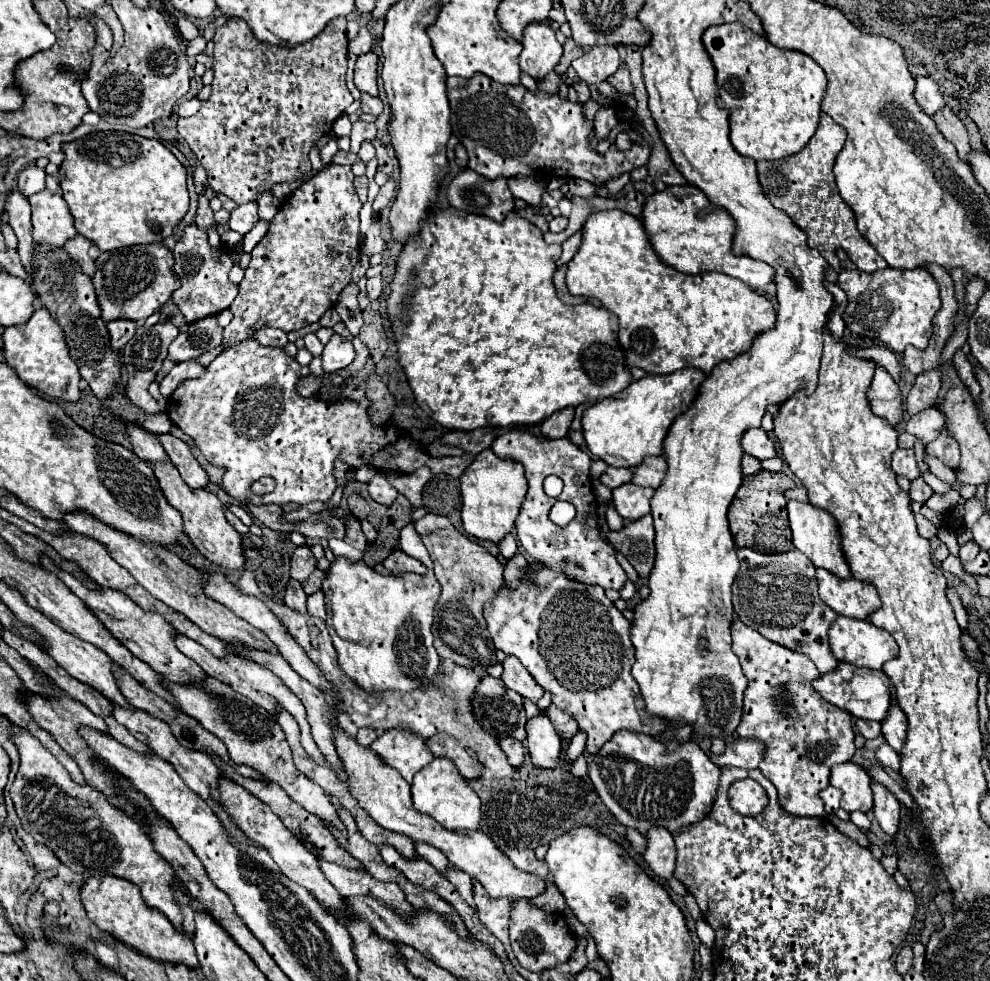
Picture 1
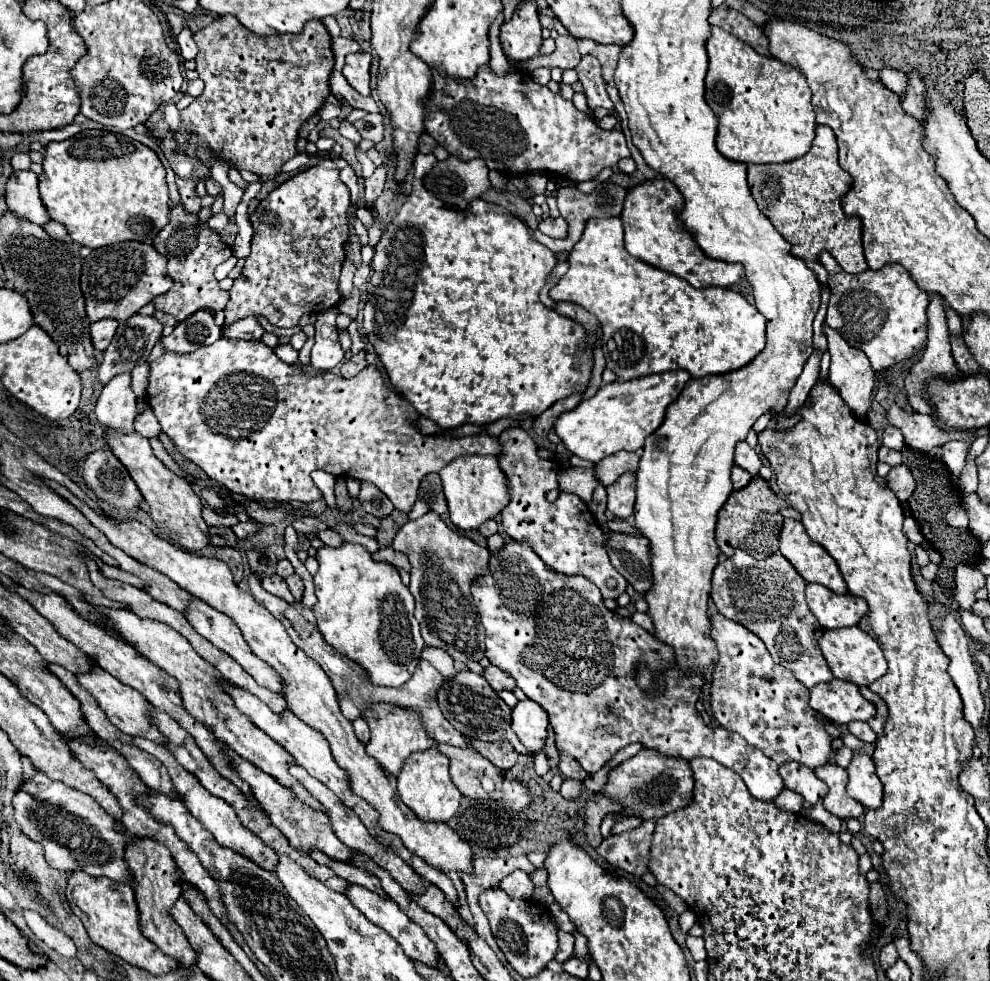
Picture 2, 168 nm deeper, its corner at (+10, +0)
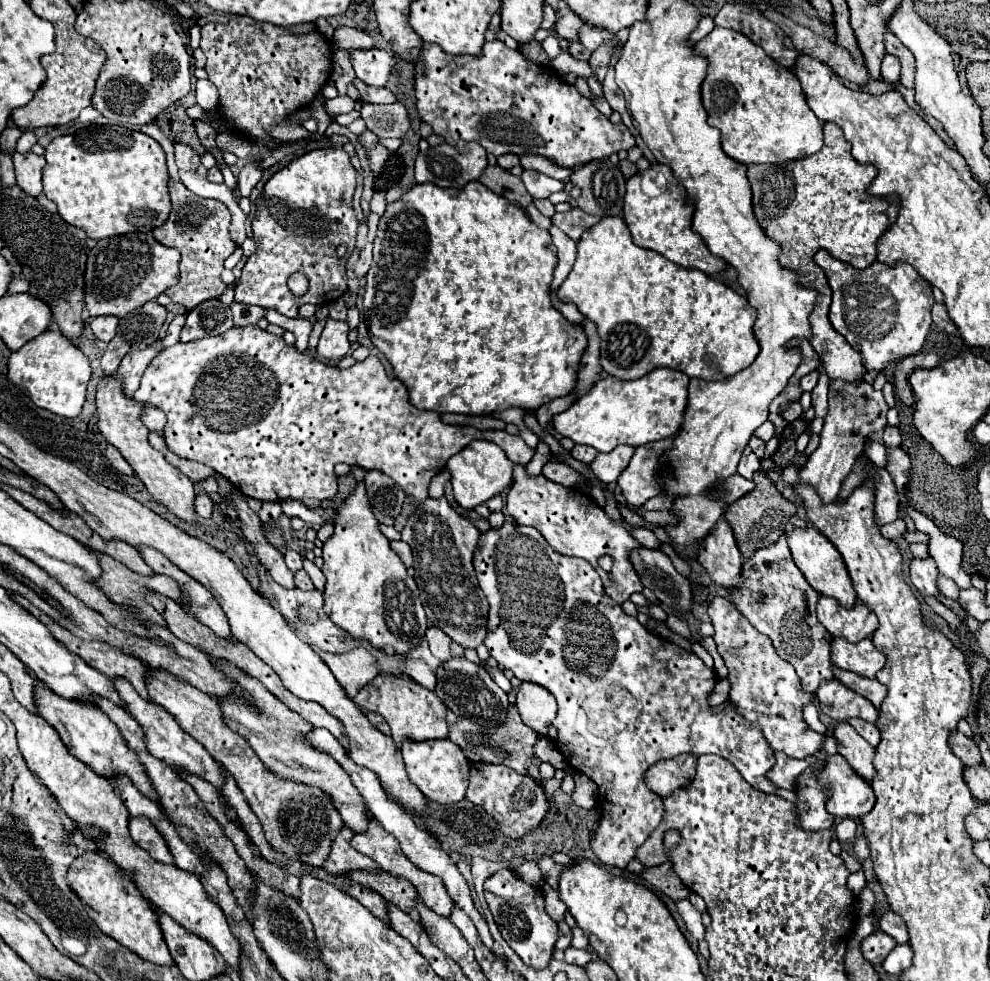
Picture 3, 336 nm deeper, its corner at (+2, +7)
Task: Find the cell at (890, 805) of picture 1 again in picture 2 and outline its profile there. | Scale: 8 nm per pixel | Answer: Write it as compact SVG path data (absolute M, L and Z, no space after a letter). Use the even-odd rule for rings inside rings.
M852 750L852 760L846 772L850 778L846 788L848 794L866 808L878 808L878 804L882 804L882 784L876 776L872 758L860 750Z

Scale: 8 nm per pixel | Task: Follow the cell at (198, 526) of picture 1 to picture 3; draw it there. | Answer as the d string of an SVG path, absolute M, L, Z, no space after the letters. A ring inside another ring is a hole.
M110 375L104 377L96 391L96 409L98 409L98 429L104 435L108 443L112 443L122 457L130 463L130 467L136 471L140 481L146 485L148 493L164 505L170 513L184 519L186 523L198 523L198 513L194 507L196 501L196 489L194 483L176 467L172 467L162 453L158 453L148 443L148 427L140 419L140 405L136 401L126 401L126 395L122 393L122 385L118 385L118 377Z

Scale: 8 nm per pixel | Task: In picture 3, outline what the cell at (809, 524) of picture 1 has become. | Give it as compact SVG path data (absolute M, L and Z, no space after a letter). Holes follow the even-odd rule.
M794 527L788 533L788 547L792 551L792 559L796 561L798 569L804 573L804 577L808 579L808 583L818 593L828 595L828 597L836 597L840 601L840 605L844 605L844 607L852 607L856 603L856 593L852 589L848 569L846 569L840 553L838 553L838 549L828 541L826 535L822 535L814 527L806 527L806 529Z

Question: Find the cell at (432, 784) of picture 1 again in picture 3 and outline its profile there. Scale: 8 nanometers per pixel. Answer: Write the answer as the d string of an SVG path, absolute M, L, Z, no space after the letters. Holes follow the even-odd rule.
M434 739L434 741L406 741L402 745L402 757L406 765L408 779L430 799L436 803L456 803L464 799L468 785L468 759L462 749L454 745L450 739Z

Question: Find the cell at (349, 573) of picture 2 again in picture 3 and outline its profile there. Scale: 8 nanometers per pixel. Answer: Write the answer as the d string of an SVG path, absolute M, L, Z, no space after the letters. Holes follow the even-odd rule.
M358 483L356 491L338 507L338 517L334 525L334 533L322 547L324 567L322 573L326 575L326 589L324 589L324 611L332 619L334 625L350 633L354 639L366 639L372 647L380 651L394 651L398 655L408 655L410 649L418 647L424 639L428 629L428 621L420 603L420 593L414 579L406 573L404 563L400 557L390 549L390 541L380 533L376 517L370 513L368 497L364 483Z

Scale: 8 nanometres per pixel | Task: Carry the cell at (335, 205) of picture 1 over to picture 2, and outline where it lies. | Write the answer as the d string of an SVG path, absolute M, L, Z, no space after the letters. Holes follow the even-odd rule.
M330 158L320 160L308 170L298 172L290 180L274 188L250 216L254 236L252 236L252 254L246 258L246 264L240 276L230 288L230 300L224 308L226 324L232 324L244 316L258 314L268 318L270 324L280 328L294 328L306 312L324 312L334 308L340 302L340 270L346 258L344 244L348 240L348 208L350 208L350 190L338 176L338 168Z

